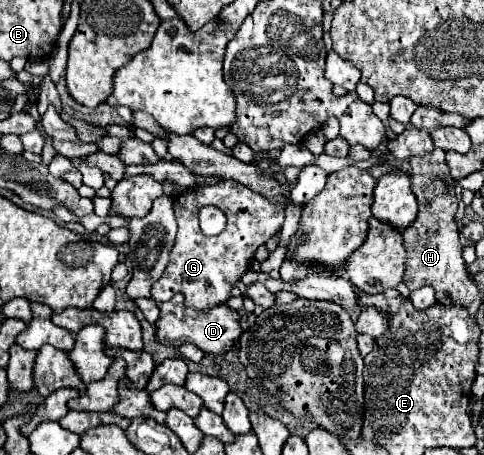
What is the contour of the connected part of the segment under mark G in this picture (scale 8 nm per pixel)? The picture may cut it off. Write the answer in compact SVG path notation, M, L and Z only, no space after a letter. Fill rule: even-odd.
M237 181L189 187L173 199L173 211L179 227L177 237L171 249L171 259L161 279L153 285L151 297L155 301L167 301L175 293L183 293L187 307L193 309L209 309L225 303L231 297L229 287L249 269L257 247L267 243L267 239L281 229L285 219L281 205L271 203L263 195L255 195L249 187L243 187ZM205 205L215 205L227 215L225 231L215 237L207 237L199 229L199 209Z

